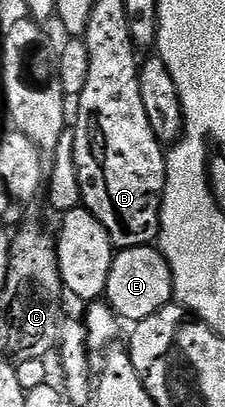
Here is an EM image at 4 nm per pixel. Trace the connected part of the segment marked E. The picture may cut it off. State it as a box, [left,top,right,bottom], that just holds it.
[105,246,175,325]

